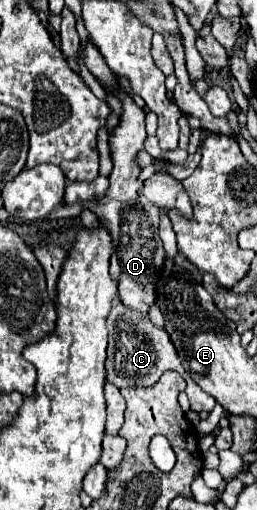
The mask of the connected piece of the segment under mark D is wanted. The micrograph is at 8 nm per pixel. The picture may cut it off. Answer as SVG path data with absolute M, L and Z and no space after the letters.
M88 41L82 47L82 61L88 67L88 71L96 77L96 81L106 91L112 91L122 101L120 123L110 133L110 141L108 141L110 151L112 151L112 163L114 163L114 169L108 175L108 181L110 181L108 191L98 201L96 199L88 201L86 207L92 209L102 223L106 223L106 227L112 235L114 251L112 251L112 259L110 259L110 275L114 279L118 279L120 301L130 309L148 313L148 307L154 305L154 301L156 301L154 285L158 281L158 273L164 263L164 247L158 237L158 221L160 221L158 207L154 207L154 203L150 203L142 195L142 181L138 181L138 175L140 175L138 153L144 149L146 113L132 101L132 97L128 93L120 91L118 77L110 71L110 67L106 67L106 61L102 59L102 55L98 55L98 47L94 47L94 43Z

